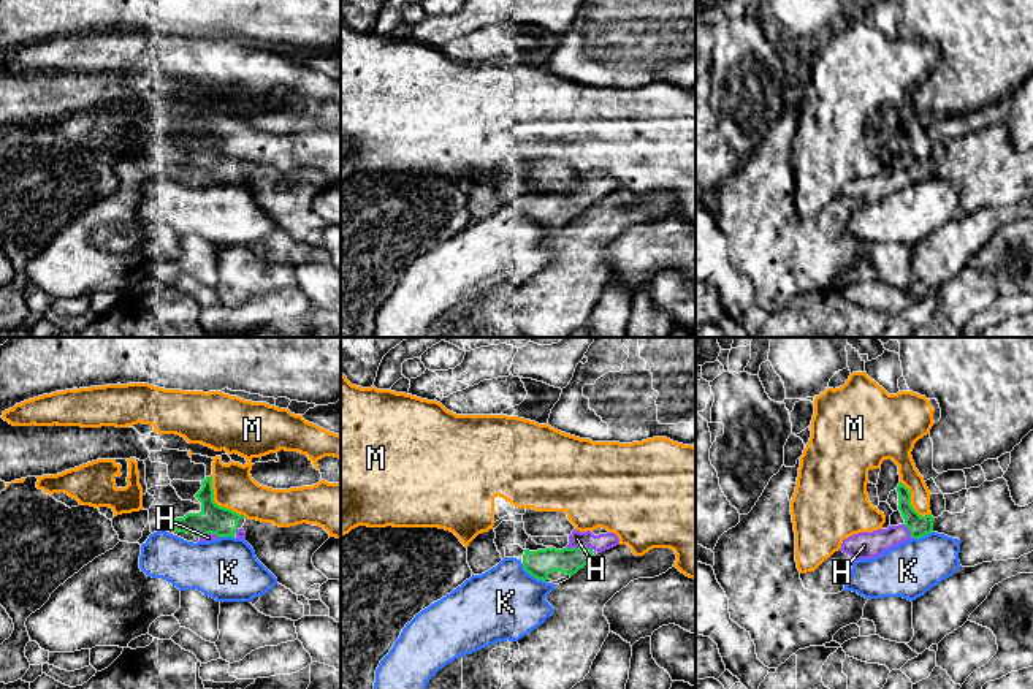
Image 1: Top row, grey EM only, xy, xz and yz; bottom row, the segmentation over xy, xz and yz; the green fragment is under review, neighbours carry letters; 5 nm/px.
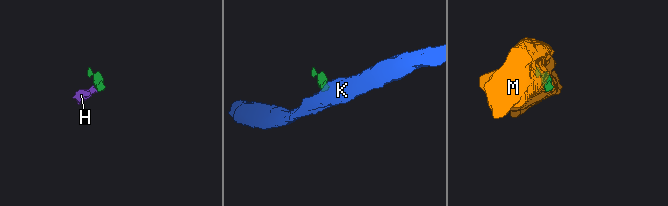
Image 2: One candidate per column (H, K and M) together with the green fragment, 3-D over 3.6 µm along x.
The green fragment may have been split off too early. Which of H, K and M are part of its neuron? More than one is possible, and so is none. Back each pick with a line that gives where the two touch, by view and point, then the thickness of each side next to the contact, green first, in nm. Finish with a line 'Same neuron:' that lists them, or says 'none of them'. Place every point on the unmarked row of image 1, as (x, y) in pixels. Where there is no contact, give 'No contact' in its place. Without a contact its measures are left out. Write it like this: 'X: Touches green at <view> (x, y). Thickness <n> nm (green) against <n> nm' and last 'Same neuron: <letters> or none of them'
H: Touches green at xz (579, 194). Thickness 140 nm (green) against 90 nm
Same neuron: H

